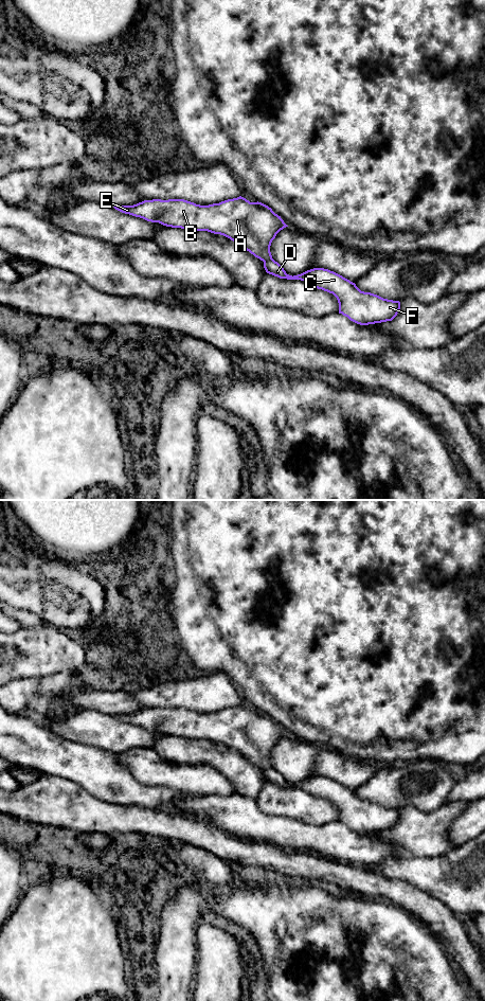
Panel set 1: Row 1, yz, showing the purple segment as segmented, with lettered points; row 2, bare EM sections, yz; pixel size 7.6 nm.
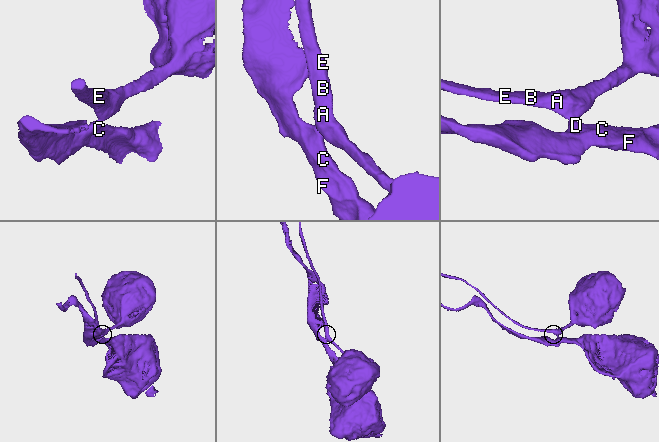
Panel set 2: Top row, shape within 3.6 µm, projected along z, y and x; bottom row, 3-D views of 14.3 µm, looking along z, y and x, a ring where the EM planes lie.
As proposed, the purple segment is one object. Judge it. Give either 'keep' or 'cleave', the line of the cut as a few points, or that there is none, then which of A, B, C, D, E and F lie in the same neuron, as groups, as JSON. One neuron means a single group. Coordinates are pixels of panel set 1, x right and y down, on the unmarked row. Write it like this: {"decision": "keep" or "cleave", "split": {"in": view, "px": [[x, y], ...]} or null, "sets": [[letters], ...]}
{"decision": "cleave", "split": {"in": "yz", "px": [[272, 767], [264, 770]]}, "sets": [["A", "B", "E"], ["C", "D", "F"]]}

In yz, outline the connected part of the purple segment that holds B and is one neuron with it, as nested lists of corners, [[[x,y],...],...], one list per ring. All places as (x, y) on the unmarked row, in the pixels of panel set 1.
[[[239,704],[219,712],[200,714],[184,708],[152,708],[144,709],[133,714],[115,714],[115,718],[147,730],[159,731],[166,735],[181,736],[190,739],[208,739],[223,744],[236,752],[241,753],[247,759],[261,769],[273,768],[270,754],[276,743],[288,735],[271,716],[262,711],[250,711]]]

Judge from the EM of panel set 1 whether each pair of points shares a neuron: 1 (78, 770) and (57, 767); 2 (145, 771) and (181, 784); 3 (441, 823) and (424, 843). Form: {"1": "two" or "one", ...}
{"1": "one", "2": "one", "3": "one"}

